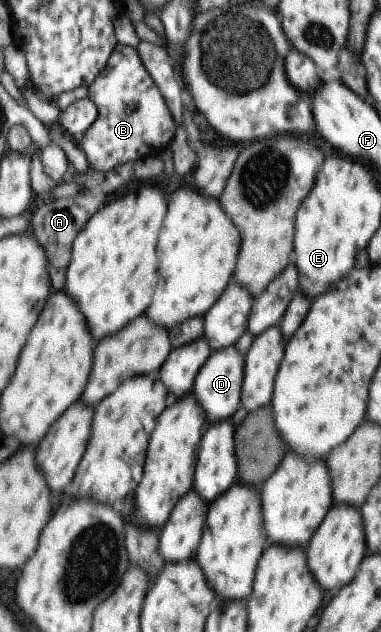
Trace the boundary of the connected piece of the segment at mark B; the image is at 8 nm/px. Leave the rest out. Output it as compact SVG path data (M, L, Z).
M119 43L111 55L107 68L99 75L98 80L89 87L89 98L97 105L99 119L95 121L90 132L82 139L81 149L93 169L106 173L118 168L123 163L155 157L163 149L171 148L171 143L177 135L178 125L167 106L162 90L159 89L149 70L143 65L142 57L139 57L137 48Z

